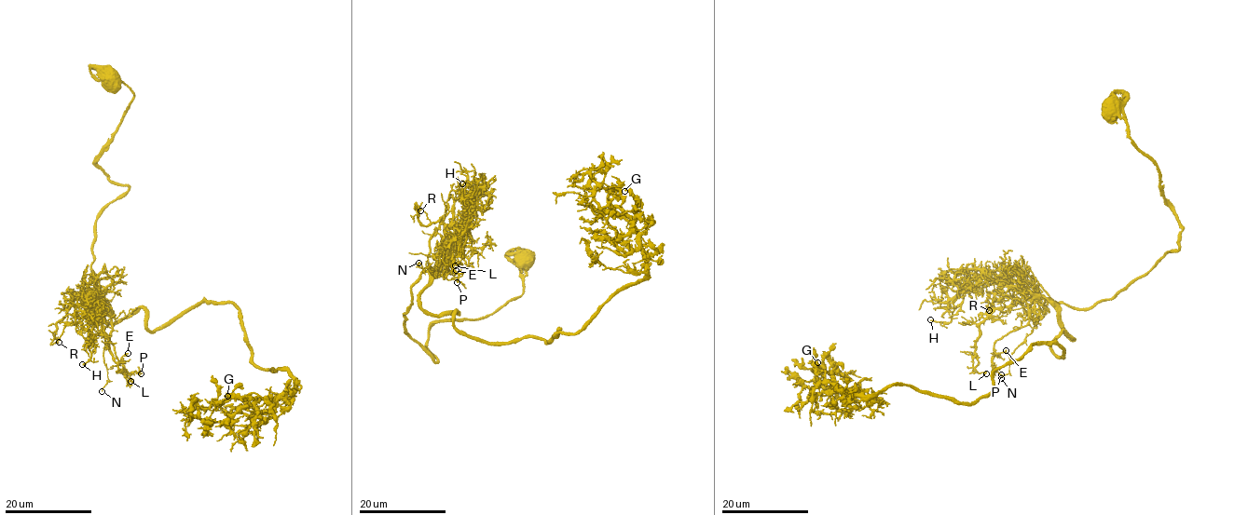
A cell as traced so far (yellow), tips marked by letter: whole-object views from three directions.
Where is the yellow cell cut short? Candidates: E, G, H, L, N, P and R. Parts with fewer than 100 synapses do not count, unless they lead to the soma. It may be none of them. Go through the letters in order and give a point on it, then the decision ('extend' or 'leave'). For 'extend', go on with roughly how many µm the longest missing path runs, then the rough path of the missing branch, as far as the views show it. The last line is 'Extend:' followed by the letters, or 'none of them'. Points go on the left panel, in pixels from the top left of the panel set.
E: place (128, 353); leave
G: place (227, 396); leave
H: place (82, 364); leave
L: place (130, 381); leave
N: place (102, 391); leave
P: place (141, 373); leave
R: place (59, 342); leave
Extend: none of them

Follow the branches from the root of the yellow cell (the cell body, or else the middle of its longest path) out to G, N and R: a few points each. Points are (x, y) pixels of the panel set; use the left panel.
G: (109, 82), (133, 99), (95, 165), (129, 189), (87, 300), (151, 332), (235, 304), (294, 386), (227, 396)
N: (109, 82), (133, 96), (95, 160), (129, 188), (102, 212), (91, 245), (102, 391)
R: (109, 82), (133, 99), (95, 165), (129, 189), (98, 219), (95, 291), (87, 301), (70, 291), (59, 342)

